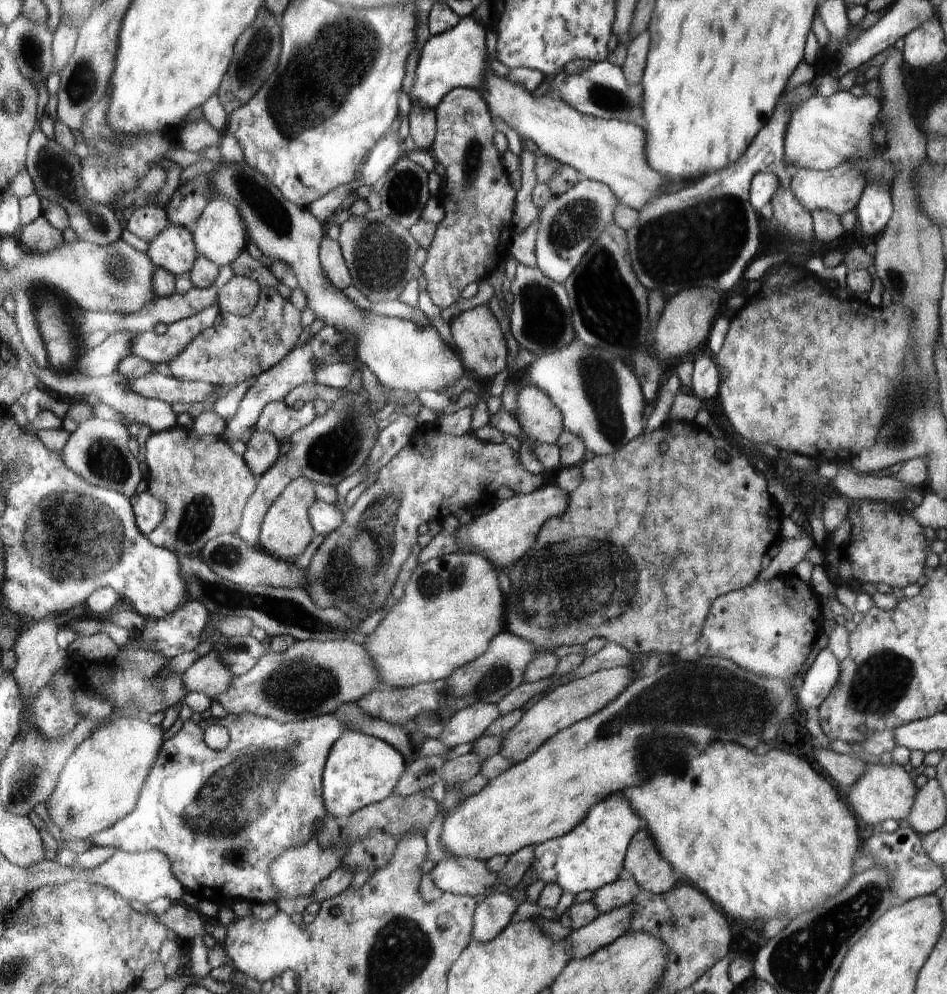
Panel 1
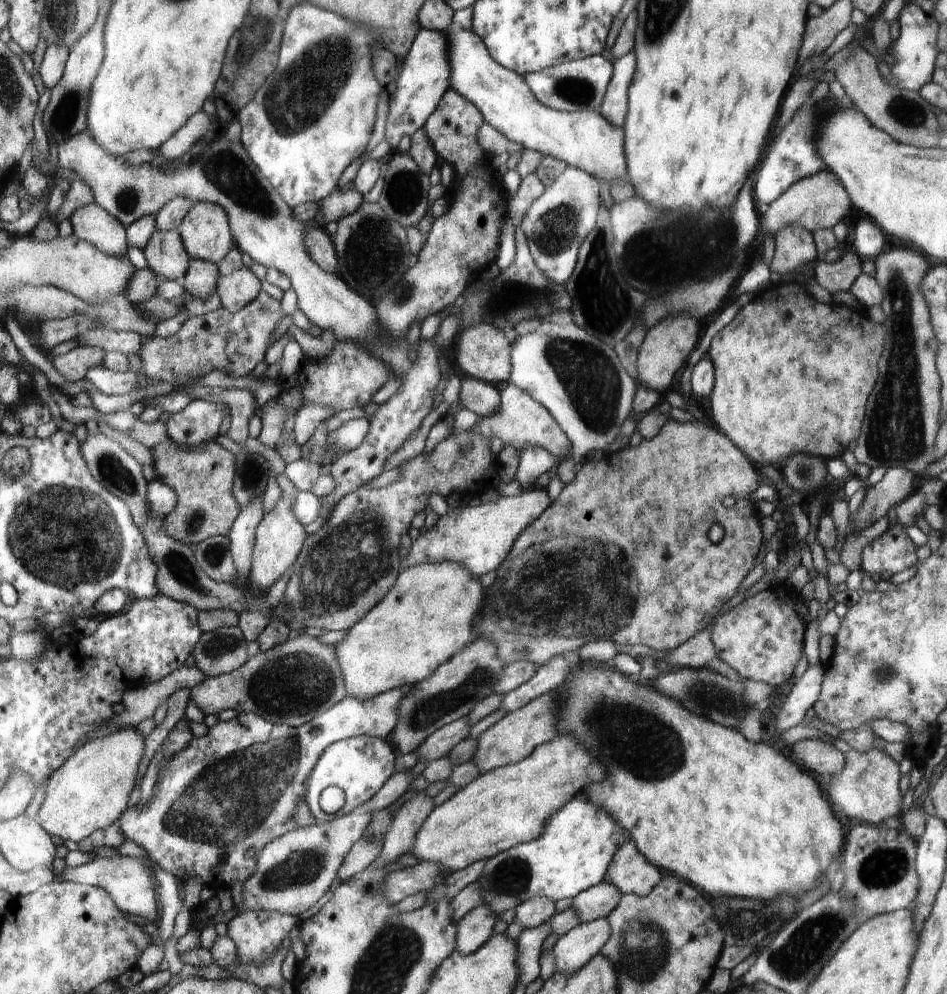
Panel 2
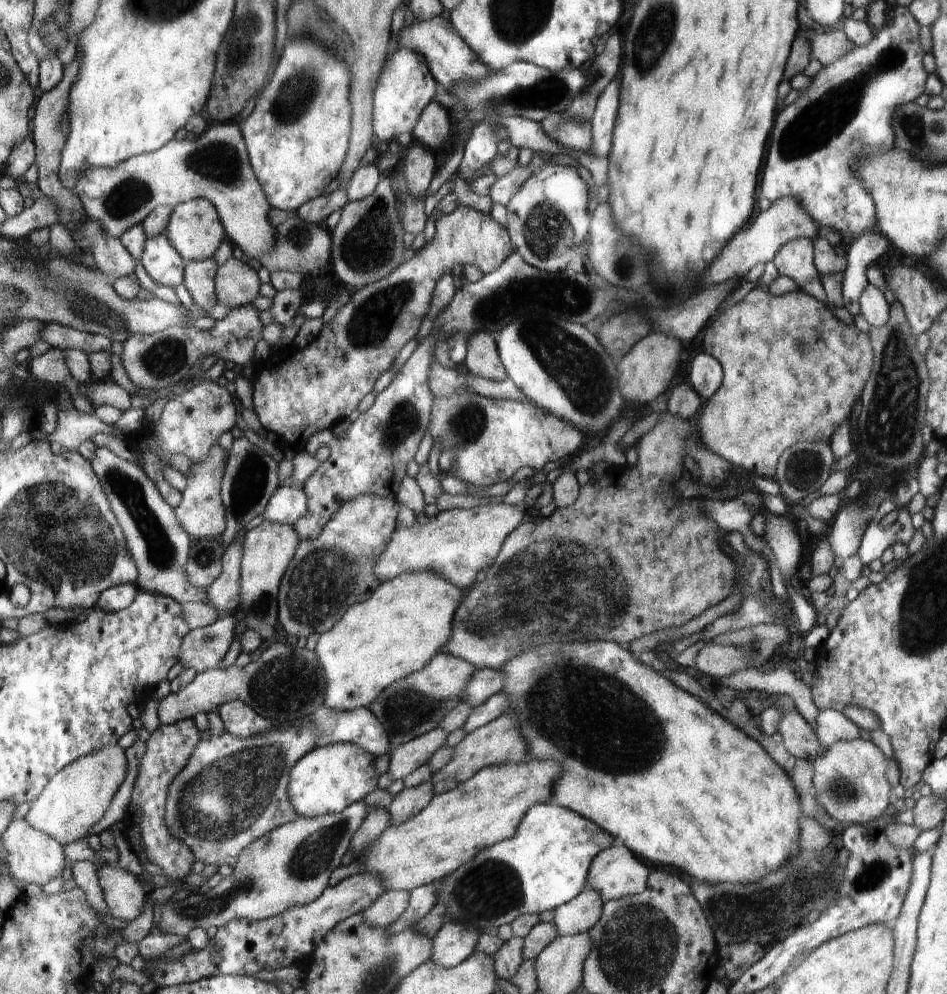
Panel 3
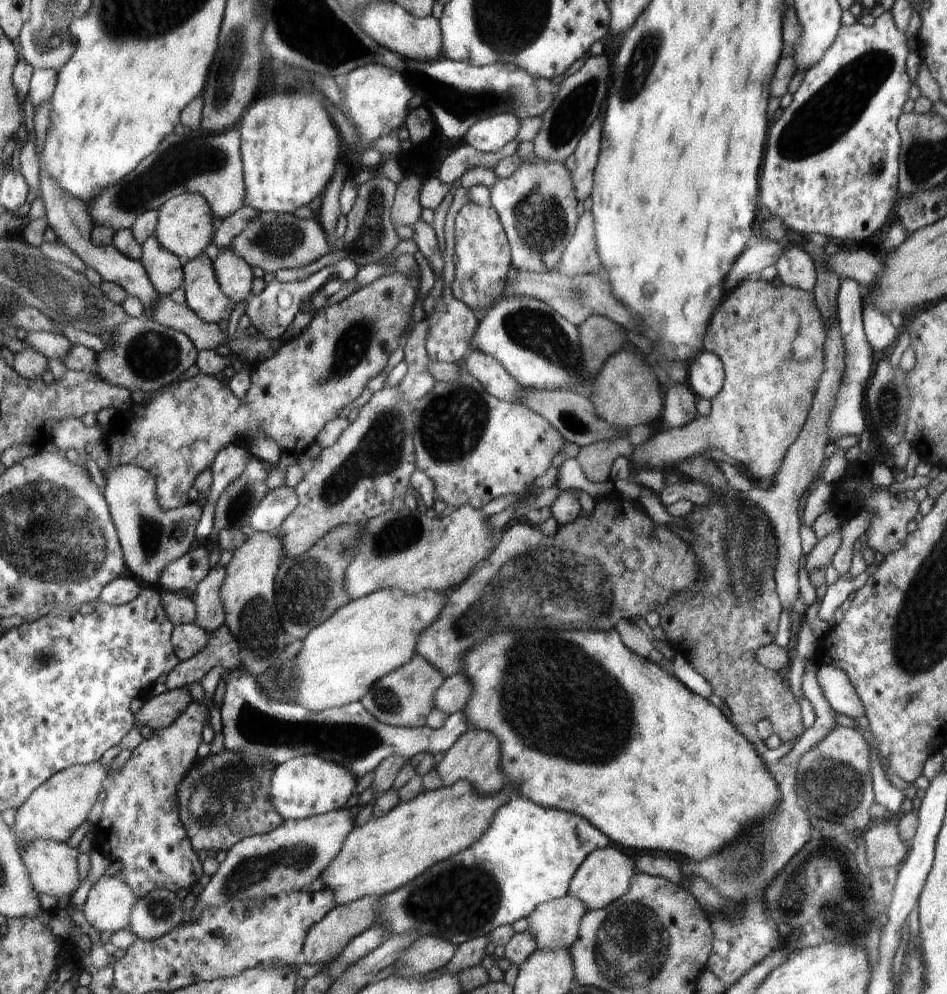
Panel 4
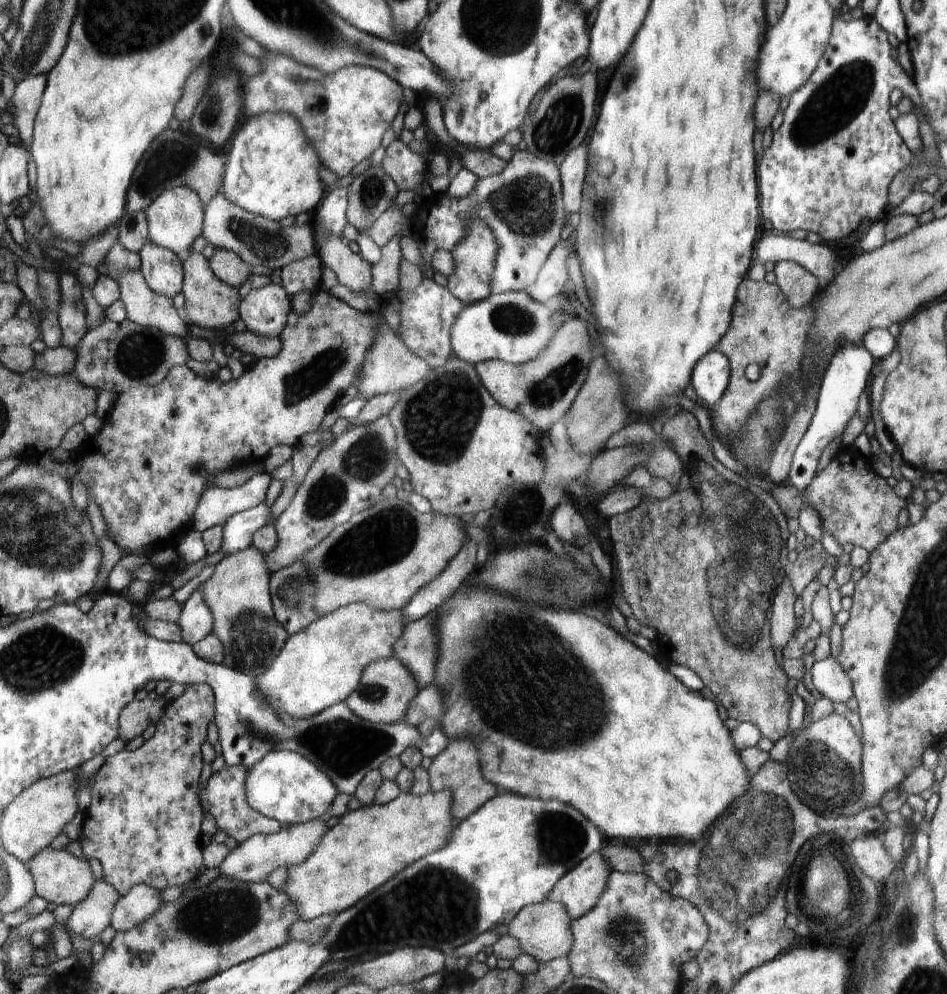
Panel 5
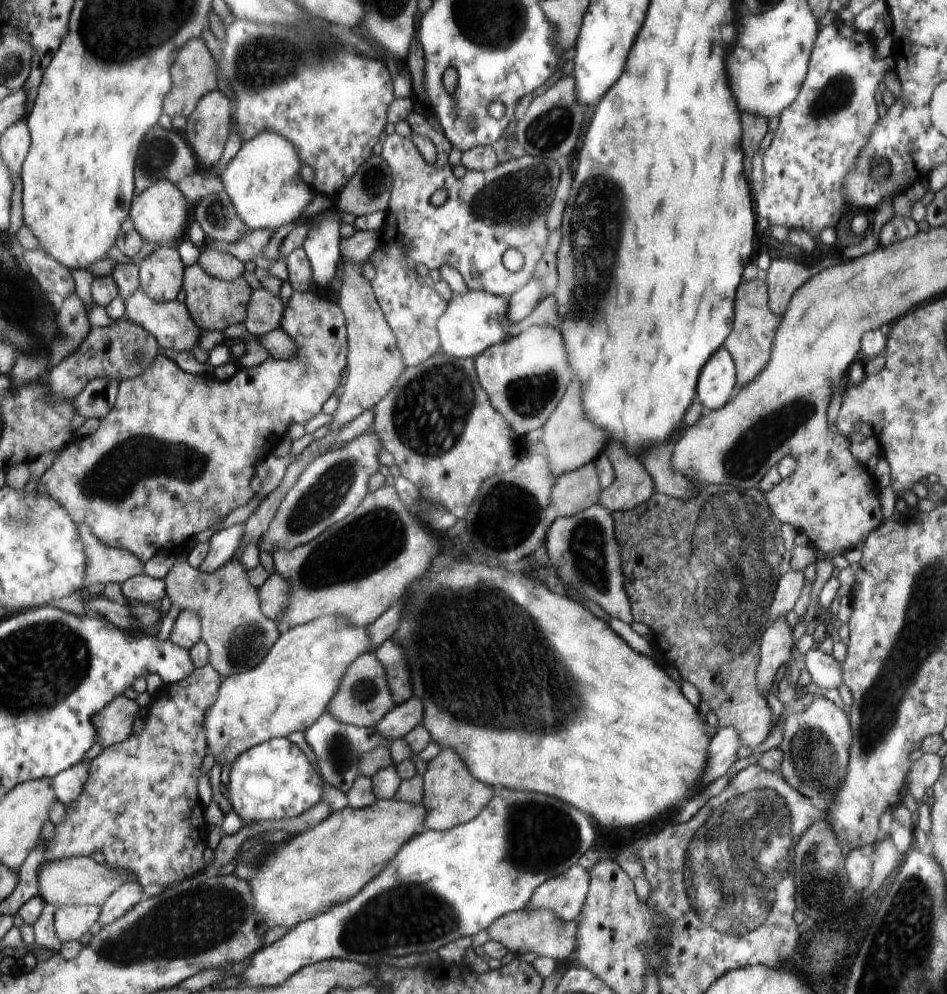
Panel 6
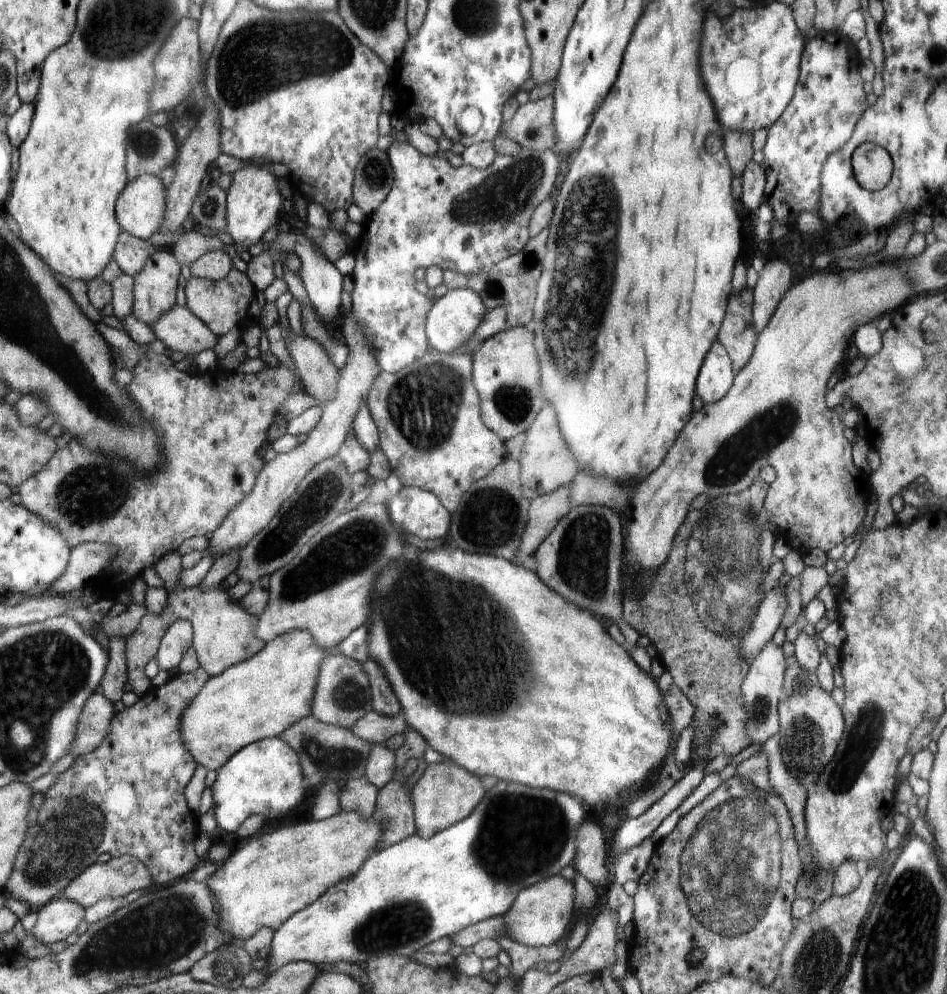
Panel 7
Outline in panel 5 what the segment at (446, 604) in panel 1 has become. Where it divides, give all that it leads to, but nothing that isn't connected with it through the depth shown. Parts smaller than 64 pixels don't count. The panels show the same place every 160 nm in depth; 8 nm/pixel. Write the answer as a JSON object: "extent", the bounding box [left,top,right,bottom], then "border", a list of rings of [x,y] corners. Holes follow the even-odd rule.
{"extent":[256,602,405,720],"border":[[[359,602],[333,610],[288,638],[270,668],[256,677],[257,687],[276,714],[279,714],[278,708],[282,708],[294,720],[314,717],[324,709],[345,701],[360,684],[362,673],[372,661],[394,657],[393,650],[405,626],[402,611],[398,609],[377,609],[374,605]]]}

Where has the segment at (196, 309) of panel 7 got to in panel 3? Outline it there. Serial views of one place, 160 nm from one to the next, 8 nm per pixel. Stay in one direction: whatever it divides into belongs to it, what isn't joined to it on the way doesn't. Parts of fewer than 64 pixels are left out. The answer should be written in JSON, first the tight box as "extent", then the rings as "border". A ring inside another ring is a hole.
{"extent":[183,259,217,310],"border":[[[190,259],[186,263],[185,281],[183,282],[192,296],[194,306],[202,310],[210,310],[216,304],[217,286],[214,286],[216,261],[206,259],[195,261]]]}

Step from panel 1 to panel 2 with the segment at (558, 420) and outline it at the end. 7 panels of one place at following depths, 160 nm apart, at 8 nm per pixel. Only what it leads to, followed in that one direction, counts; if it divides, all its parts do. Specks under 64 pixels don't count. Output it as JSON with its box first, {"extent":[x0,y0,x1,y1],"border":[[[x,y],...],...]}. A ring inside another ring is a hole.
{"extent":[472,383,573,460],"border":[[[507,383],[499,391],[501,393],[499,412],[494,416],[483,418],[480,423],[472,427],[472,432],[480,433],[488,440],[491,440],[493,436],[497,436],[502,440],[504,446],[513,446],[520,452],[530,445],[536,445],[545,448],[557,460],[570,456],[573,444],[565,431],[561,429],[557,419],[553,417],[553,414],[550,414],[550,411],[545,406],[542,406],[542,403],[539,403],[537,399],[522,390],[521,387],[512,383]]]}

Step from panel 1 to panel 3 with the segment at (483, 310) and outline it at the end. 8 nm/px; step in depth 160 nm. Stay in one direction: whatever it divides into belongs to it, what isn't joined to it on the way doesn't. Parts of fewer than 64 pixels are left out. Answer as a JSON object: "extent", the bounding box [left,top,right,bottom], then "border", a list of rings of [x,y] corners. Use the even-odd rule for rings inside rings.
{"extent":[464,331,504,381],"border":[[[480,331],[470,335],[469,354],[464,361],[464,366],[472,375],[504,381],[504,364],[491,332]]]}

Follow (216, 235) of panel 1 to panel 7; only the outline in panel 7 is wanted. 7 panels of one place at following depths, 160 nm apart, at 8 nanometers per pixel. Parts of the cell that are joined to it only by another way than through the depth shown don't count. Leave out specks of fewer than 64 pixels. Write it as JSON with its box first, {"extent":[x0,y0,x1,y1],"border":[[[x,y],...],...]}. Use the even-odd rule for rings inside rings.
{"extent":[117,174,166,241],"border":[[[142,174],[130,180],[118,198],[117,223],[135,238],[147,241],[165,221],[166,190],[156,176]]]}

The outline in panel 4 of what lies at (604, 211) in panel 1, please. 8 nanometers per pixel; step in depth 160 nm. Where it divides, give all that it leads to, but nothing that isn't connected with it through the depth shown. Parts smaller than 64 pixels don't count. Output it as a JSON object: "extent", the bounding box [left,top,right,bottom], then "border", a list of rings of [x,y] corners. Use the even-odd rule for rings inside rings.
{"extent":[490,160,578,273],"border":[[[521,160],[521,167],[508,178],[499,178],[490,196],[511,246],[512,268],[519,271],[548,273],[556,267],[572,238],[578,220],[577,188],[565,163]]]}

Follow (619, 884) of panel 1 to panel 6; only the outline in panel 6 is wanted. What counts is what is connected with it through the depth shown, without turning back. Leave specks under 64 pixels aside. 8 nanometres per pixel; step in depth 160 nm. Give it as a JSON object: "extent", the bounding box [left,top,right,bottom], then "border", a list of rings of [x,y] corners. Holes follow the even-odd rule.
{"extent":[486,909,578,962],"border":[[[524,909],[498,917],[486,931],[492,941],[502,943],[516,956],[524,956],[527,952],[531,952],[537,957],[548,956],[560,962],[566,960],[576,948],[578,921],[578,918],[573,921],[560,920],[550,909]]]}

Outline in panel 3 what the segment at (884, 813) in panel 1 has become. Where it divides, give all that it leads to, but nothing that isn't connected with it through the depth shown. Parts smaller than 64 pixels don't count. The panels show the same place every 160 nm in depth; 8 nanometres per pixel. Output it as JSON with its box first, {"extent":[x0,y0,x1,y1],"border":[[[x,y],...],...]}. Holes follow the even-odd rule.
{"extent":[812,738,893,825],"border":[[[862,738],[836,742],[824,755],[812,760],[813,785],[817,802],[838,822],[847,825],[872,825],[884,817],[884,810],[893,802],[893,788],[887,779],[890,762],[872,741]]]}

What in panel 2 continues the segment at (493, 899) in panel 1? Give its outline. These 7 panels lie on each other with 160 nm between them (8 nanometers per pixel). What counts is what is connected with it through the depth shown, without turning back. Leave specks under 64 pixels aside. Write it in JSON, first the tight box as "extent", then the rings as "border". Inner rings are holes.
{"extent":[456,905,499,954],"border":[[[480,905],[465,914],[457,923],[456,951],[470,954],[484,946],[492,936],[499,917],[488,905]]]}

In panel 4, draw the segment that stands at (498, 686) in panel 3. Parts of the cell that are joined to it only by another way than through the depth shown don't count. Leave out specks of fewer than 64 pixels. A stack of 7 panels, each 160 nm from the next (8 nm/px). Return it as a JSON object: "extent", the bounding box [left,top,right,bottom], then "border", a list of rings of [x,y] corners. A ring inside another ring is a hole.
{"extent":[435,673,473,715],"border":[[[464,673],[453,674],[437,690],[435,708],[447,715],[464,711],[472,695],[473,686],[469,678]]]}

